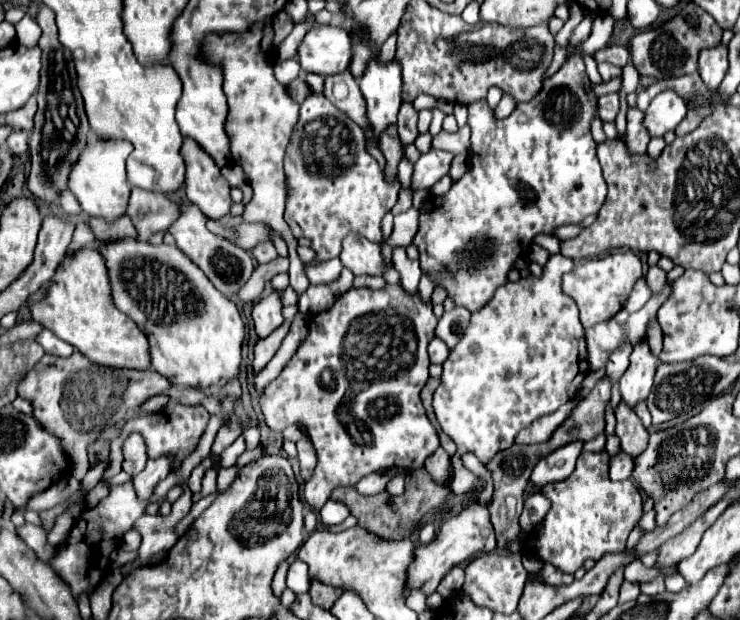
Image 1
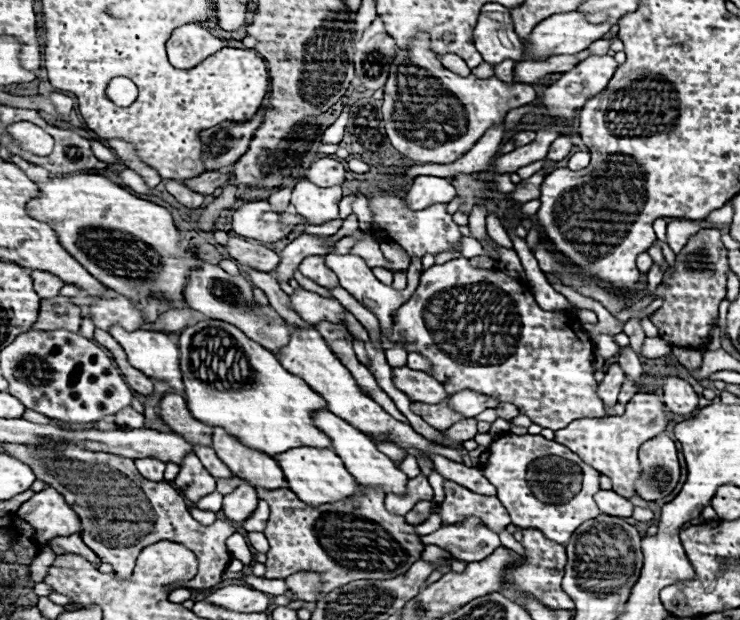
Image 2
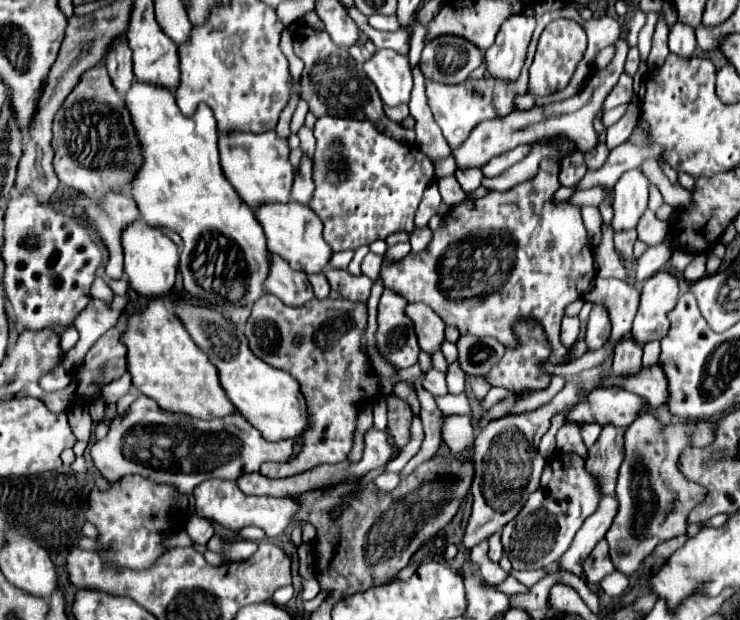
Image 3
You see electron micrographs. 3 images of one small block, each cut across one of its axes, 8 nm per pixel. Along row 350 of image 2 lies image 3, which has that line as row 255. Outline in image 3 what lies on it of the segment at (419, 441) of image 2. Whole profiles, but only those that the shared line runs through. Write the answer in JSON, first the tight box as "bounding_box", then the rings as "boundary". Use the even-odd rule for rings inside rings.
{"bounding_box":[256,202,332,274],"boundary":[[[274,202],[272,206],[258,206],[256,214],[268,238],[268,250],[288,260],[288,264],[294,270],[302,270],[306,274],[318,274],[328,266],[332,250],[322,236],[320,218],[308,206],[298,202],[288,202],[288,206],[284,206],[282,202]]]}

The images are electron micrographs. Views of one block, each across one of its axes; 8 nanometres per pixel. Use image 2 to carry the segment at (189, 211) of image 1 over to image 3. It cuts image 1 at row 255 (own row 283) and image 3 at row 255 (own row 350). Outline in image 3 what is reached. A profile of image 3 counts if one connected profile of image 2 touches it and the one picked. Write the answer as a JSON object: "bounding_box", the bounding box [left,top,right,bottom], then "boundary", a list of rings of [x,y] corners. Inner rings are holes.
{"bounding_box":[264,254,314,306],"boundary":[[[272,254],[272,270],[264,286],[268,286],[268,292],[276,294],[282,302],[288,302],[288,306],[304,306],[314,298],[308,276],[304,272],[292,270],[290,264],[276,254]]]}

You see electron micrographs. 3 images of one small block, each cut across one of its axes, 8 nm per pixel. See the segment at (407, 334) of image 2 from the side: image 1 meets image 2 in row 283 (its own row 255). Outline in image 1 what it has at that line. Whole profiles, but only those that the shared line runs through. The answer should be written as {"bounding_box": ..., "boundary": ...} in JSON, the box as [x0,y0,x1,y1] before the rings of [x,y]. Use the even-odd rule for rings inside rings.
{"bounding_box":[414,54,606,312],"boundary":[[[574,54],[566,64],[562,64],[562,68],[544,80],[544,86],[542,90],[536,94],[536,98],[532,98],[530,102],[522,102],[516,106],[516,110],[504,118],[504,120],[496,120],[492,116],[492,110],[488,108],[486,100],[480,100],[480,102],[474,102],[468,106],[468,126],[472,130],[472,160],[470,160],[470,170],[452,184],[452,188],[436,198],[432,196],[422,208],[420,208],[420,230],[418,234],[414,236],[414,244],[418,246],[420,250],[420,266],[422,266],[422,272],[426,272],[436,284],[444,284],[444,288],[448,290],[448,294],[454,298],[456,306],[464,306],[468,308],[470,312],[476,312],[480,310],[494,294],[496,286],[502,286],[506,284],[506,274],[508,270],[512,268],[514,260],[518,256],[522,256],[532,238],[536,234],[552,234],[552,230],[556,226],[562,226],[562,224],[578,224],[580,220],[584,220],[586,216],[590,214],[596,214],[600,210],[600,206],[604,204],[604,198],[606,198],[606,182],[602,178],[602,170],[600,170],[600,164],[598,164],[598,158],[596,158],[596,142],[592,140],[592,134],[590,134],[590,122],[592,122],[592,116],[596,114],[596,98],[590,94],[590,90],[586,88],[588,80],[586,80],[586,70],[584,70],[584,62],[582,62],[582,56],[580,54]]]}

